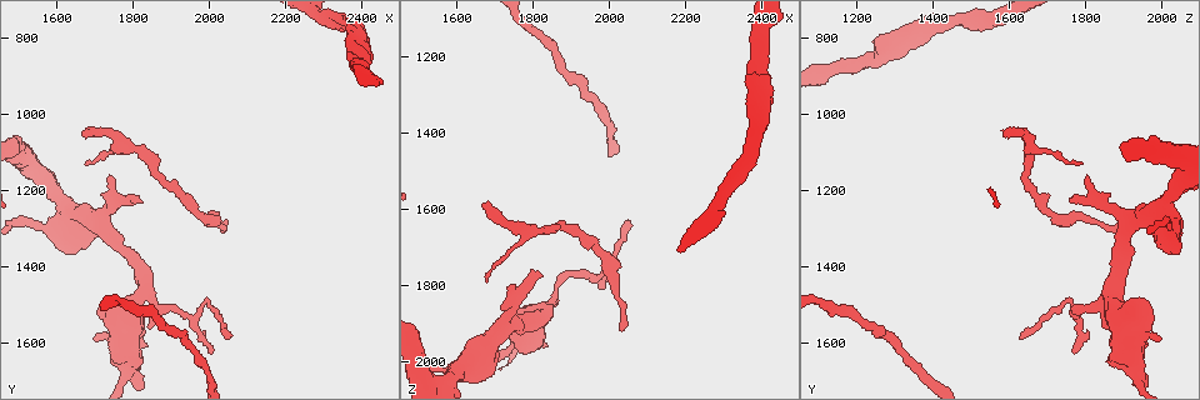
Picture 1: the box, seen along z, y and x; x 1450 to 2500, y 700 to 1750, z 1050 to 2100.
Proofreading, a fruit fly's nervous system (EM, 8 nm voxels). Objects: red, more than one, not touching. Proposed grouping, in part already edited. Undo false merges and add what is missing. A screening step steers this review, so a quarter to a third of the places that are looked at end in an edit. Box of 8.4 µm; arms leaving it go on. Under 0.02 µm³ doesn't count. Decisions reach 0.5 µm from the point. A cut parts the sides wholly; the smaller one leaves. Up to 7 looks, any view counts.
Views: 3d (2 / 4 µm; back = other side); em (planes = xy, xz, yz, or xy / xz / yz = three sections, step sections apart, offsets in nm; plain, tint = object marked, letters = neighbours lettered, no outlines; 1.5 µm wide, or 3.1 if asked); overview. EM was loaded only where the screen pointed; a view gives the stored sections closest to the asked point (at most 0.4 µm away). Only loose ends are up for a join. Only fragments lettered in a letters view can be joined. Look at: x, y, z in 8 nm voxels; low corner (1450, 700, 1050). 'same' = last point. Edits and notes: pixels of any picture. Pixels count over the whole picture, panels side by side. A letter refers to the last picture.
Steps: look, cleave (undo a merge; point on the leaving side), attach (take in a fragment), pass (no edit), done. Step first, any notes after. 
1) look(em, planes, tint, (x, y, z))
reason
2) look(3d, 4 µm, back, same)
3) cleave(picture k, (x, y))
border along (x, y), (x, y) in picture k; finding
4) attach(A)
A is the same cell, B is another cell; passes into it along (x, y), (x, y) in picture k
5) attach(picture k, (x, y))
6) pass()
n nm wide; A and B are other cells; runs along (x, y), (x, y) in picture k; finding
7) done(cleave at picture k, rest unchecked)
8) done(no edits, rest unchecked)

look(3d, 2 µm, (1825, 1235, 1770))
branch stops here

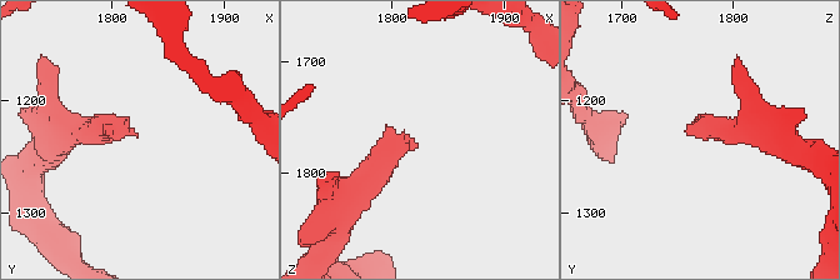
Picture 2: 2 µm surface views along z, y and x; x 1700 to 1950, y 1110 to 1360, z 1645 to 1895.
look(em, yz, step 4, letters, (1826, 1230, 1770))

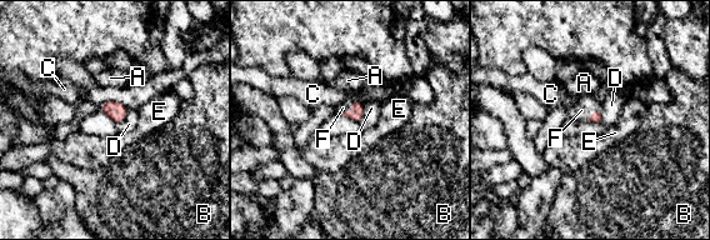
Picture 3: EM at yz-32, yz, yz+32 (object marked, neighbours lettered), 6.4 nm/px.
look(em, planes, letters, same)
another direction

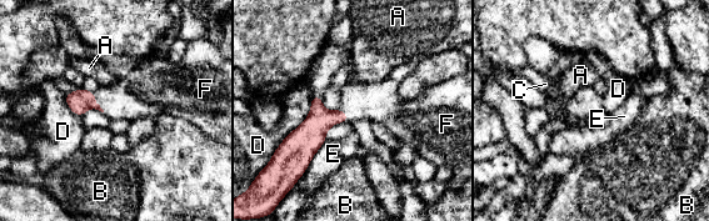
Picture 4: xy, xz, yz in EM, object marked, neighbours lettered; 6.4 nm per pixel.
attach(F)
F is the same cell, A, B, C, D and E are other cells; passes into it along (79, 101), (96, 103), (134, 96) in picture 4; it goes on there

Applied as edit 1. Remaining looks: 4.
look(overview)

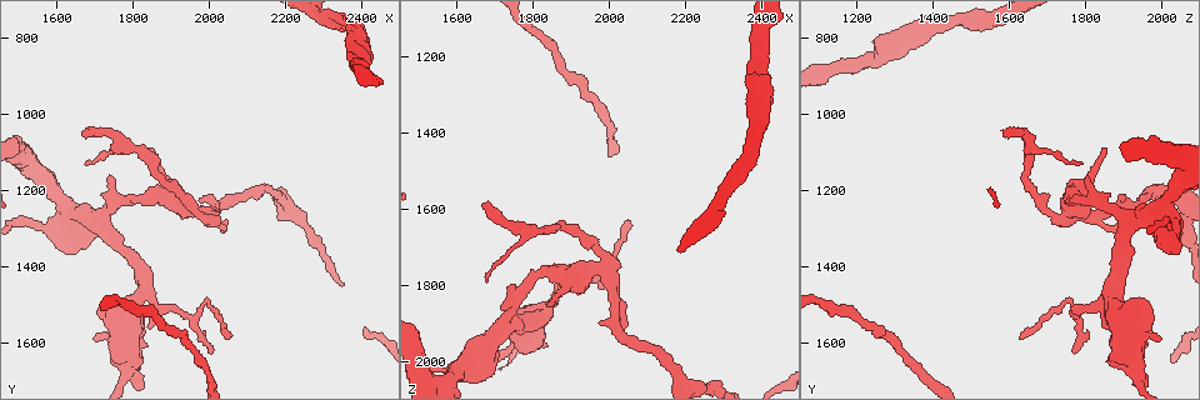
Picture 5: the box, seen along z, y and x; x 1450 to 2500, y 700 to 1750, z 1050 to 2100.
look(em, planes, letters, (1675, 1040, 1580))
an open end

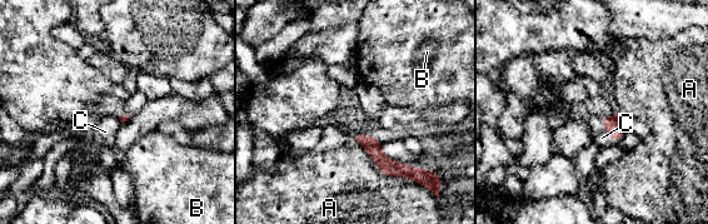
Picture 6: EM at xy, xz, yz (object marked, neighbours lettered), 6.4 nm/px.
attach(C)
C is the same cell, A and B are other cells; passes into it along (611, 124), (604, 128), (602, 138) in picture 6; it goes on there

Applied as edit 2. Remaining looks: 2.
look(3d, 2 µm, (1960, 1540, 1780))
abrupt turn

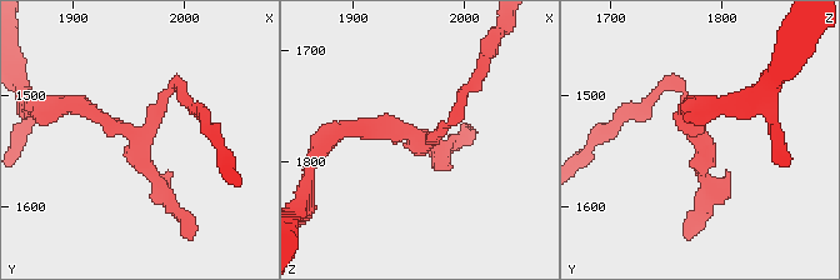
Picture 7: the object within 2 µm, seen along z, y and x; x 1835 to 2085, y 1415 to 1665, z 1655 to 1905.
look(em, planes, letters, (1958, 1538, 1780))

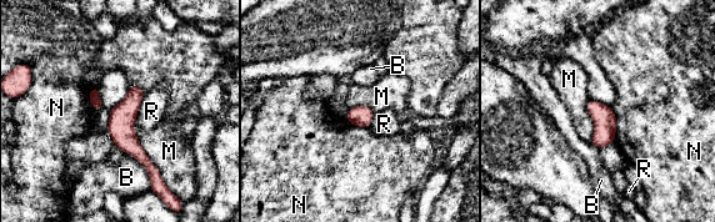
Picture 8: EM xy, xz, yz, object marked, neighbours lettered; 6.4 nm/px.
pass()
B, M, N and R are other cells; border along (135, 136), (166, 185) in picture 8; all the same neuron

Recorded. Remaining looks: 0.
done(attach at picture 4, attach at picture 6, rest unchecked)

